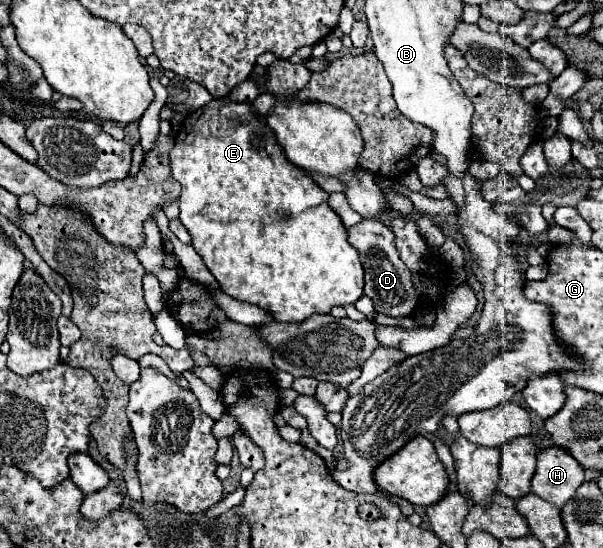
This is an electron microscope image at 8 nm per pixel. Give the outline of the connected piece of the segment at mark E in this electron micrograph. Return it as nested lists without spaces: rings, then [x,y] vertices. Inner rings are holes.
[[[213,99],[209,105],[193,111],[175,137],[171,173],[183,189],[179,219],[191,235],[193,249],[225,295],[261,307],[279,323],[305,321],[315,313],[329,313],[335,305],[351,305],[363,295],[359,255],[347,243],[347,231],[339,215],[327,205],[329,195],[309,175],[287,161],[275,133],[253,113],[249,103],[221,103]],[[299,213],[303,213],[303,221],[279,225]]]

